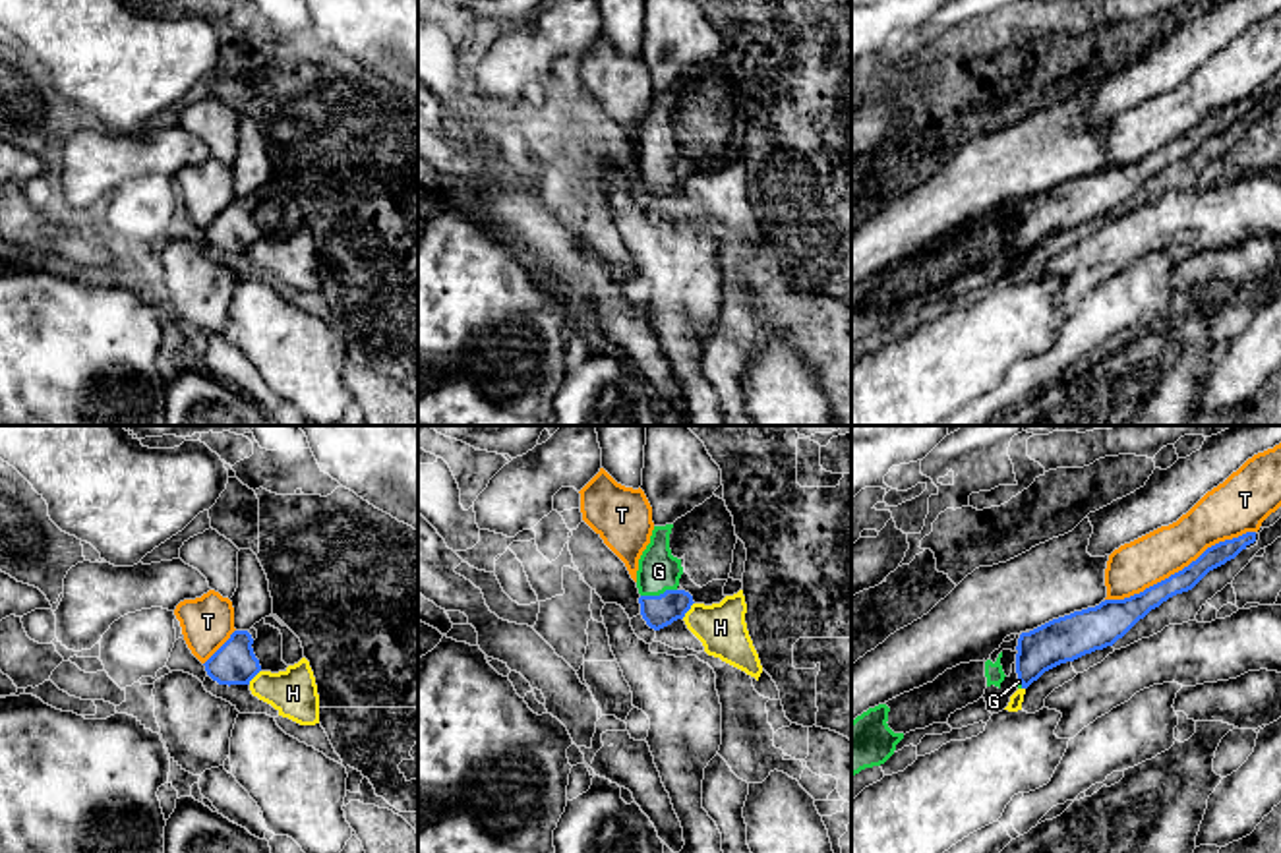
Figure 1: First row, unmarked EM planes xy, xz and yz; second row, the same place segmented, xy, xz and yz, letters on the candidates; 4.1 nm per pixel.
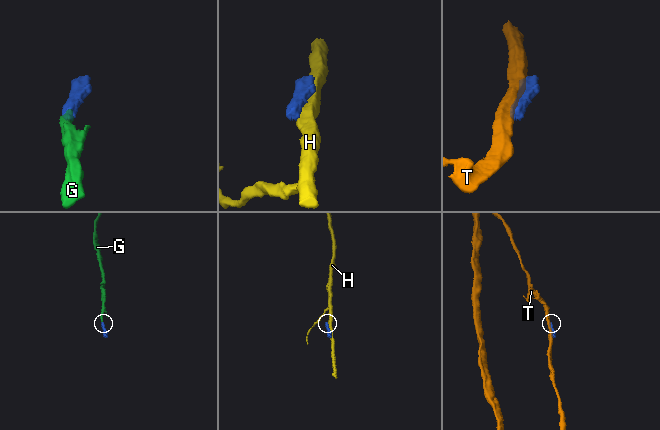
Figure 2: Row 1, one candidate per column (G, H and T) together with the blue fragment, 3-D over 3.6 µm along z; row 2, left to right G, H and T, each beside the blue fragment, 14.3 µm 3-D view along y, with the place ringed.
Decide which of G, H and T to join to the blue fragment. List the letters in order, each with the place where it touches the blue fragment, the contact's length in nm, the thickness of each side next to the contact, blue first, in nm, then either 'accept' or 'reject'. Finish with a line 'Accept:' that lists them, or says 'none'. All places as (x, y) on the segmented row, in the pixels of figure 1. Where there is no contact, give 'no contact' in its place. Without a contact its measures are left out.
G: meets blue in xz at (660, 594); contact 160 nm long; 140 nm thick on the blue side, 170 nm on the other; accept
H: meets blue in xz at (689, 608); contact 90 nm long; 140 nm thick on the blue side, 200 nm on the other; reject
T: meets blue in yz at (1179, 571); contact 700 nm long; 110 nm thick on the blue side, 200 nm on the other; reject
Accept: G

